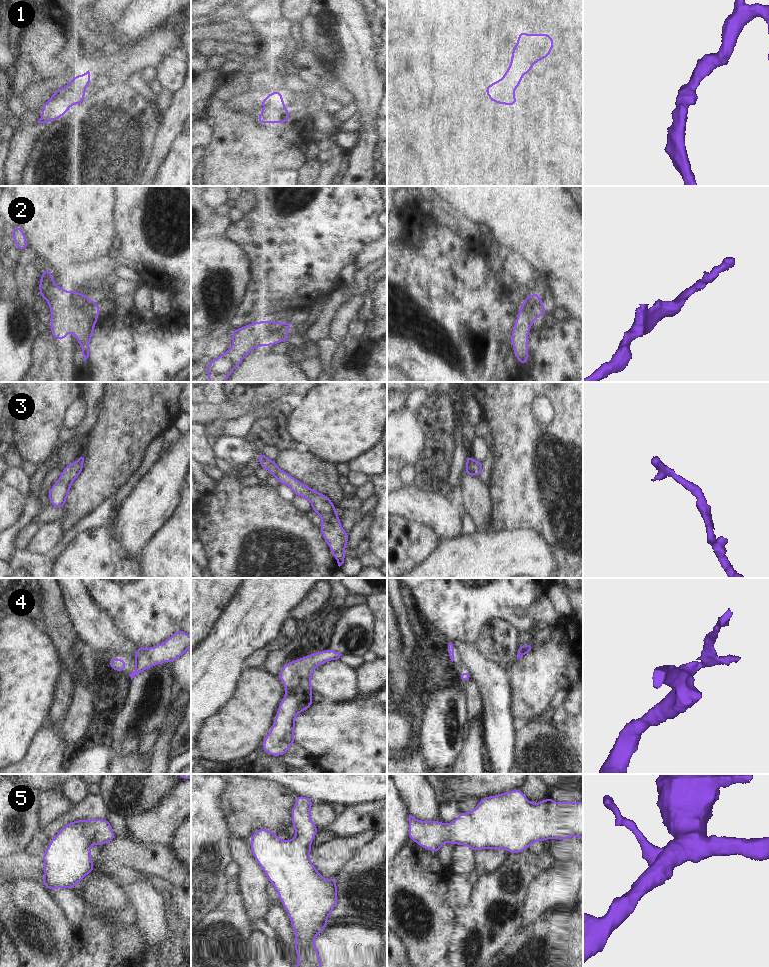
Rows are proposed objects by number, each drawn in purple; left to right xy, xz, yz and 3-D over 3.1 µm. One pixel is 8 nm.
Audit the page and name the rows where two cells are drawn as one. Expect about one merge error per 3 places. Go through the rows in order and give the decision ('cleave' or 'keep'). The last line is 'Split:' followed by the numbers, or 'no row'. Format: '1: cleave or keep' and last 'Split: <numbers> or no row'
1: keep
2: keep
3: keep
4: keep
5: keep
Split: no row

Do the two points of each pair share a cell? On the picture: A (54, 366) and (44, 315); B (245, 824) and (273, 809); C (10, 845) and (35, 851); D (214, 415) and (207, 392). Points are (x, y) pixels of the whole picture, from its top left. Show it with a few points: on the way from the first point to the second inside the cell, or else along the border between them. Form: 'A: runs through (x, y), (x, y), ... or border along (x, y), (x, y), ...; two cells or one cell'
A: runs through (48, 353), (45, 348), (45, 328); one cell
B: runs through (252, 817), (260, 809), (266, 809); one cell
C: border along (41, 830), (25, 851); two cells
D: border along (228, 399), (220, 404), (203, 403), (201, 405); two cells

